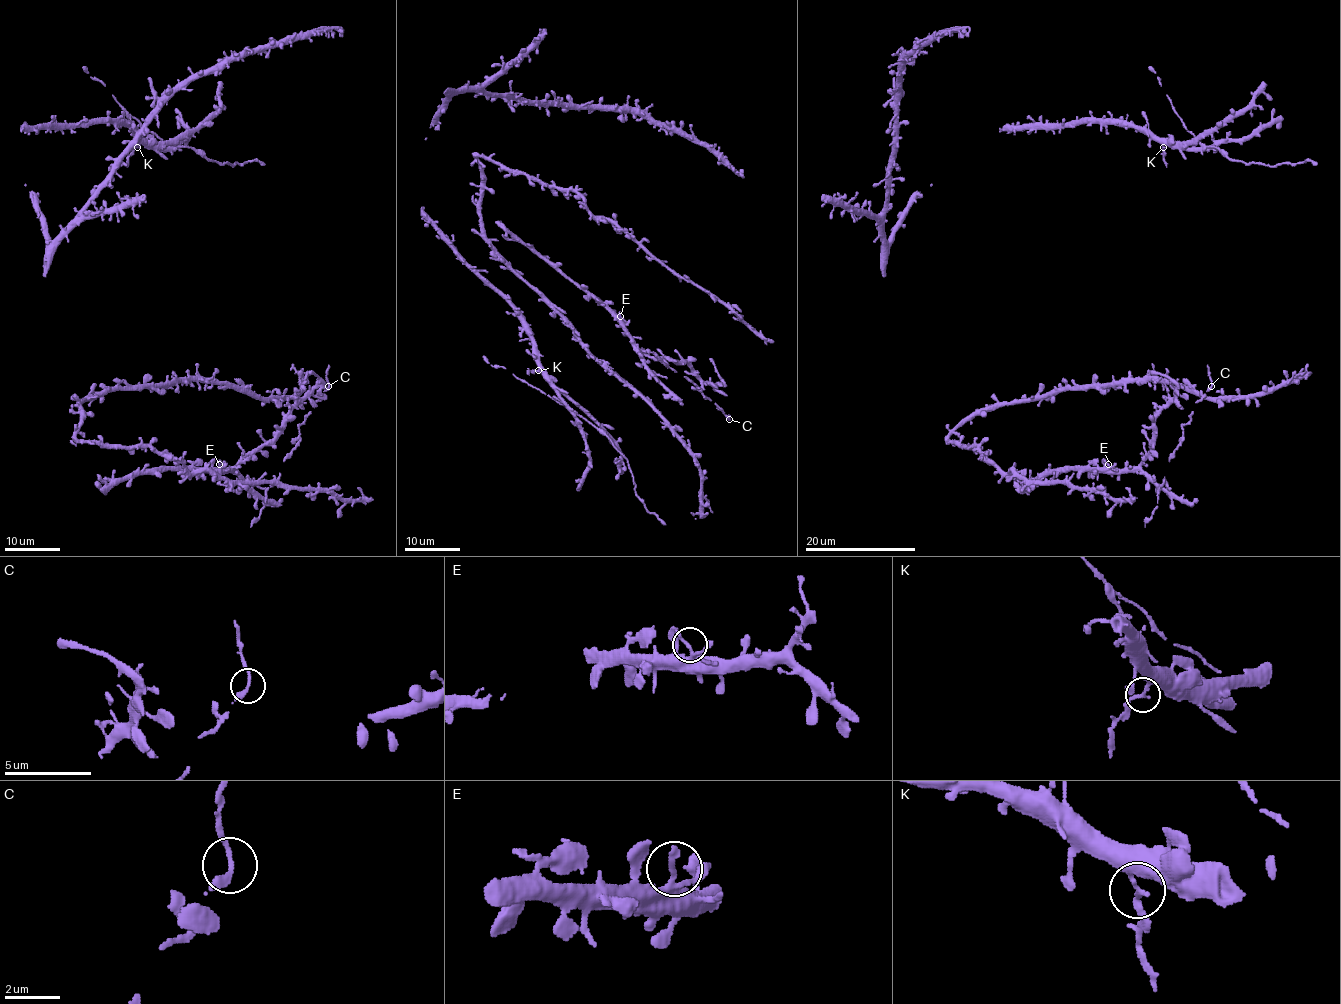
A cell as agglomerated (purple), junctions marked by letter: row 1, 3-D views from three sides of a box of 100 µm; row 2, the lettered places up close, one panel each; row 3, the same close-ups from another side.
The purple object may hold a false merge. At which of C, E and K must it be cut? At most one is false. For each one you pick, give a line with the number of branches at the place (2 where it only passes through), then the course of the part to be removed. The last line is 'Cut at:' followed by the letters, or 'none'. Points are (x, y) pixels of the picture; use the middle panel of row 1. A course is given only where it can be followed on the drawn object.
K: 2 branches meet
Cut at: K

